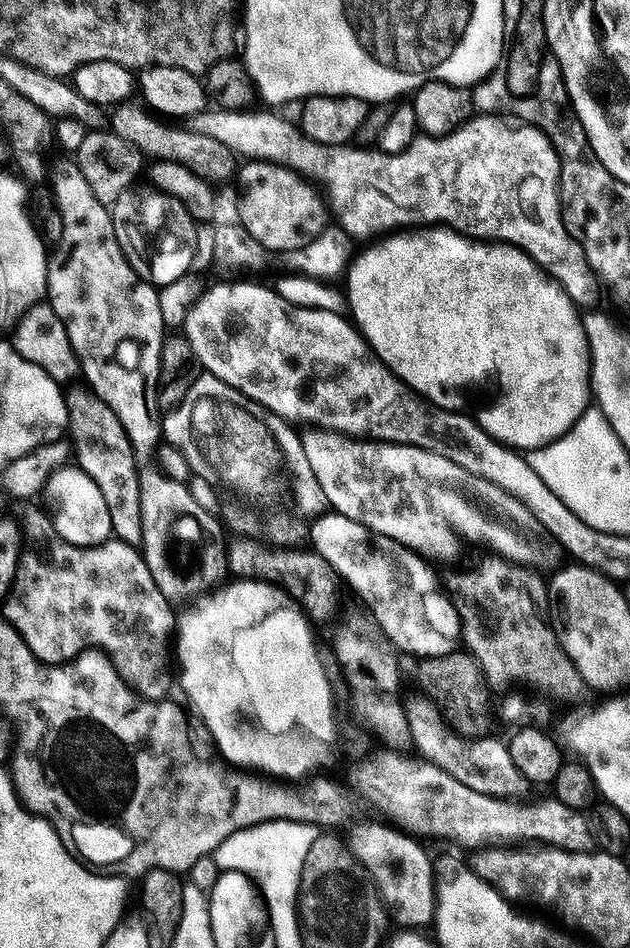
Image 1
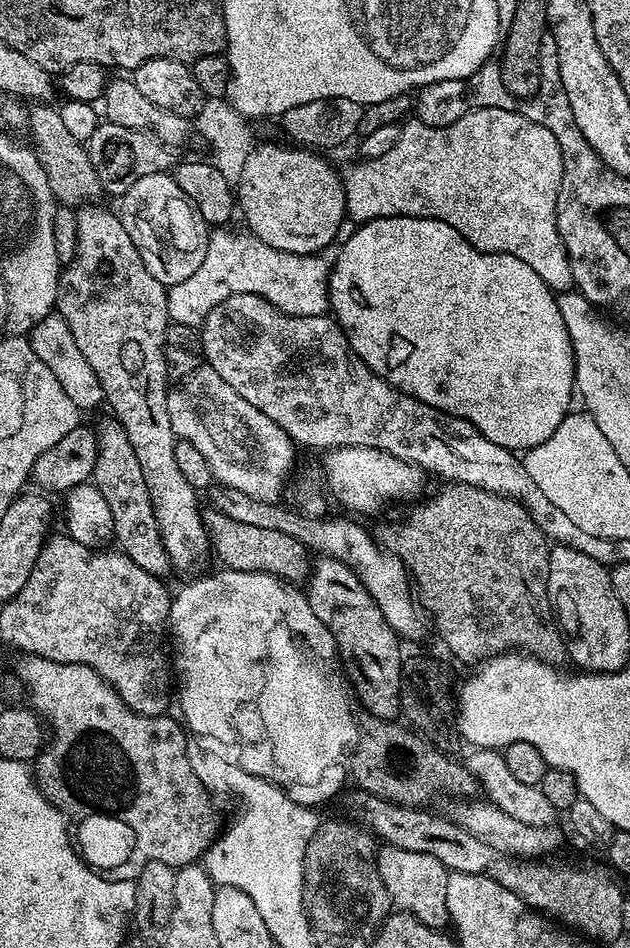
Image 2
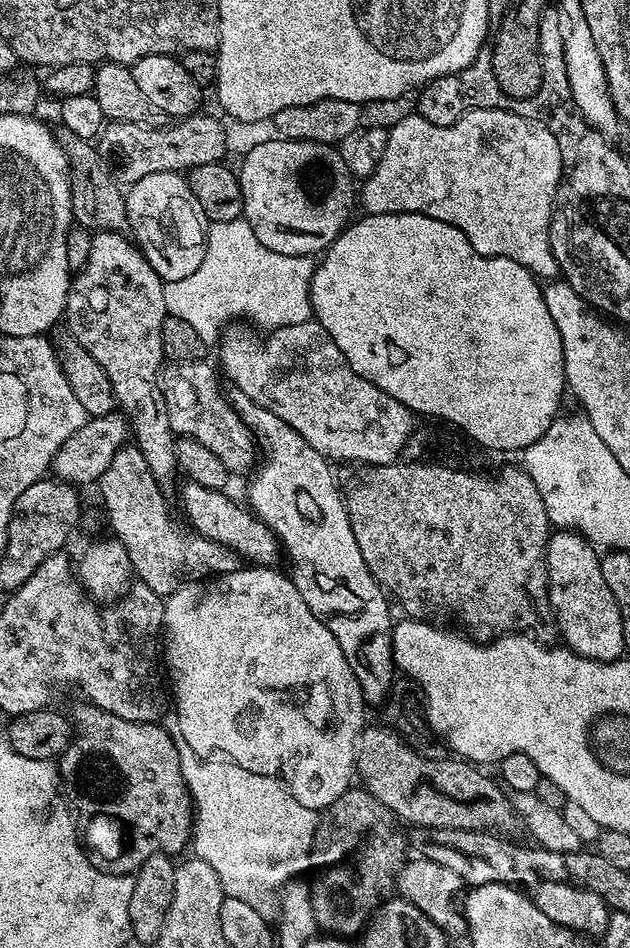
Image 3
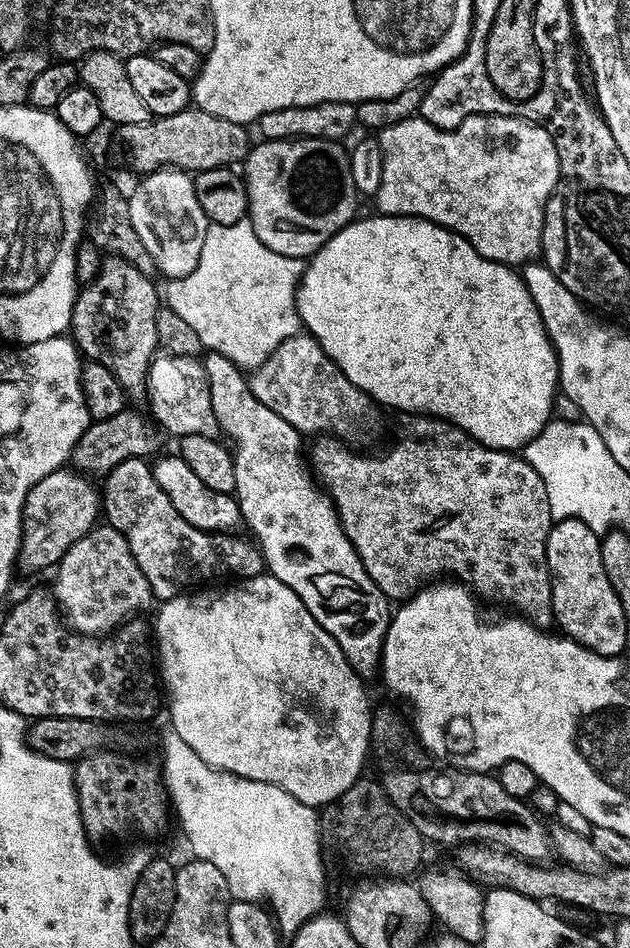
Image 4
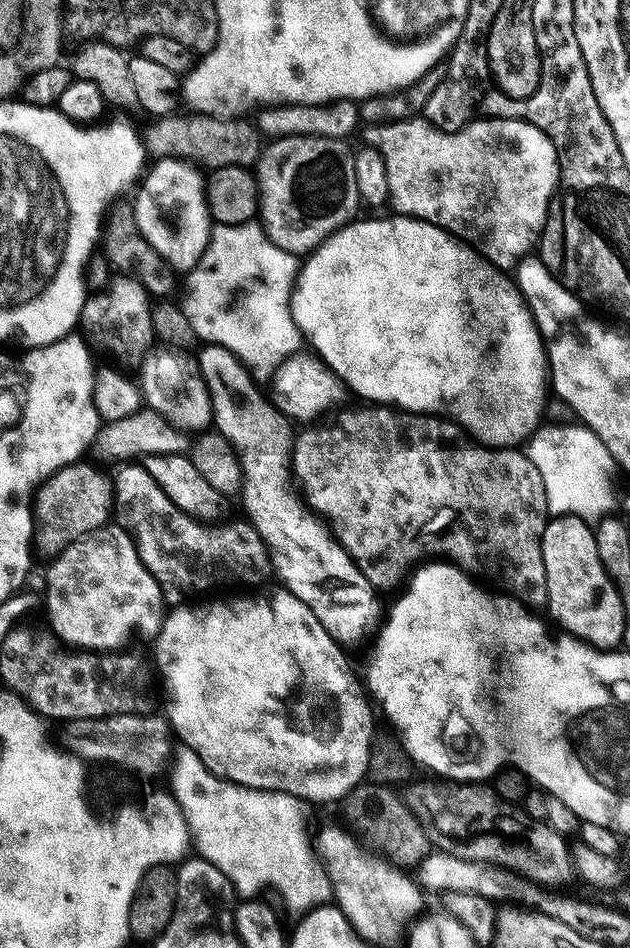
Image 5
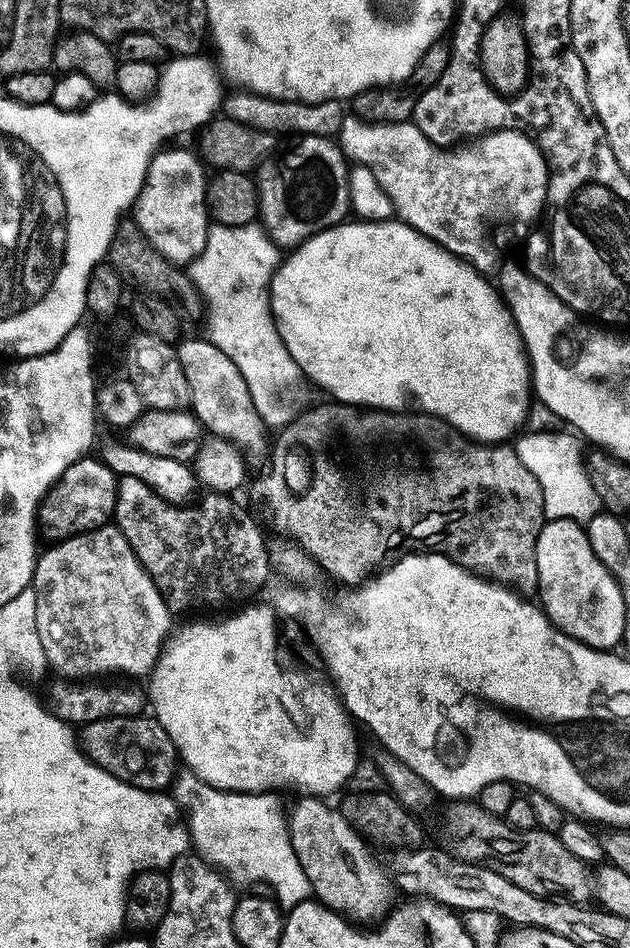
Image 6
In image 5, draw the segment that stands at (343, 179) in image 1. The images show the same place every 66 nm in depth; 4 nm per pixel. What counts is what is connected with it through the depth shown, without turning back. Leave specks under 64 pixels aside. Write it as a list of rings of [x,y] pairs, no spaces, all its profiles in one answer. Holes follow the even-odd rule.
[[[413,118],[394,122],[393,124],[381,124],[367,129],[367,143],[380,152],[385,162],[386,182],[388,183],[388,199],[395,211],[402,216],[410,216],[414,220],[424,220],[453,237],[459,238],[465,245],[471,246],[479,252],[483,259],[487,260],[493,268],[501,270],[515,269],[521,258],[527,257],[528,252],[537,247],[540,233],[544,230],[544,224],[548,220],[548,205],[552,203],[560,182],[560,167],[556,161],[556,151],[546,134],[538,130],[538,126],[528,124],[525,120],[493,120],[491,118],[477,118],[458,132],[439,132],[423,118]]]

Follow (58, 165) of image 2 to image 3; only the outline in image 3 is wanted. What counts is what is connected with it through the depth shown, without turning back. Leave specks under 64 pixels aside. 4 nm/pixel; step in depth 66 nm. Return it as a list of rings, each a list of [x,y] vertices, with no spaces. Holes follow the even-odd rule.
[[[61,127],[58,132],[60,149],[70,161],[70,183],[72,186],[72,219],[84,228],[97,232],[128,232],[128,215],[124,205],[125,193],[101,158],[97,145],[90,140],[70,134]]]

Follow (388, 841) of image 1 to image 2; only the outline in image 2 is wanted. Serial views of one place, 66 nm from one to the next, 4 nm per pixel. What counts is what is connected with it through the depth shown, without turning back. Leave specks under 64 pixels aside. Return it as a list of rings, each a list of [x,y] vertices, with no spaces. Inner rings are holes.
[[[389,844],[377,851],[376,865],[392,903],[399,911],[416,916],[418,922],[431,928],[444,930],[449,927],[446,906],[446,882],[449,871],[442,866],[442,862],[438,862],[438,858],[430,858],[430,854],[414,854],[414,850],[402,850]]]

